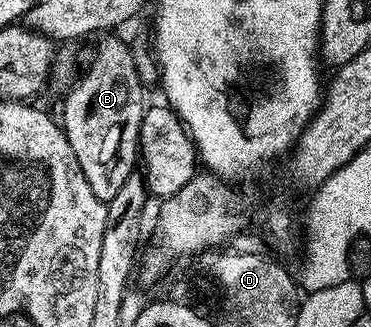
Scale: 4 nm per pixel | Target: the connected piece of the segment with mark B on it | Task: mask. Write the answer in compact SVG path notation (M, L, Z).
M106 33L99 38L102 40L90 55L90 68L83 75L81 72L67 90L71 91L62 103L60 114L68 145L72 145L72 153L76 153L76 161L80 161L80 169L84 177L88 177L88 185L92 185L92 193L103 201L116 197L120 185L135 174L140 159L139 135L144 112L144 84L134 64L131 44L114 35L117 34Z

